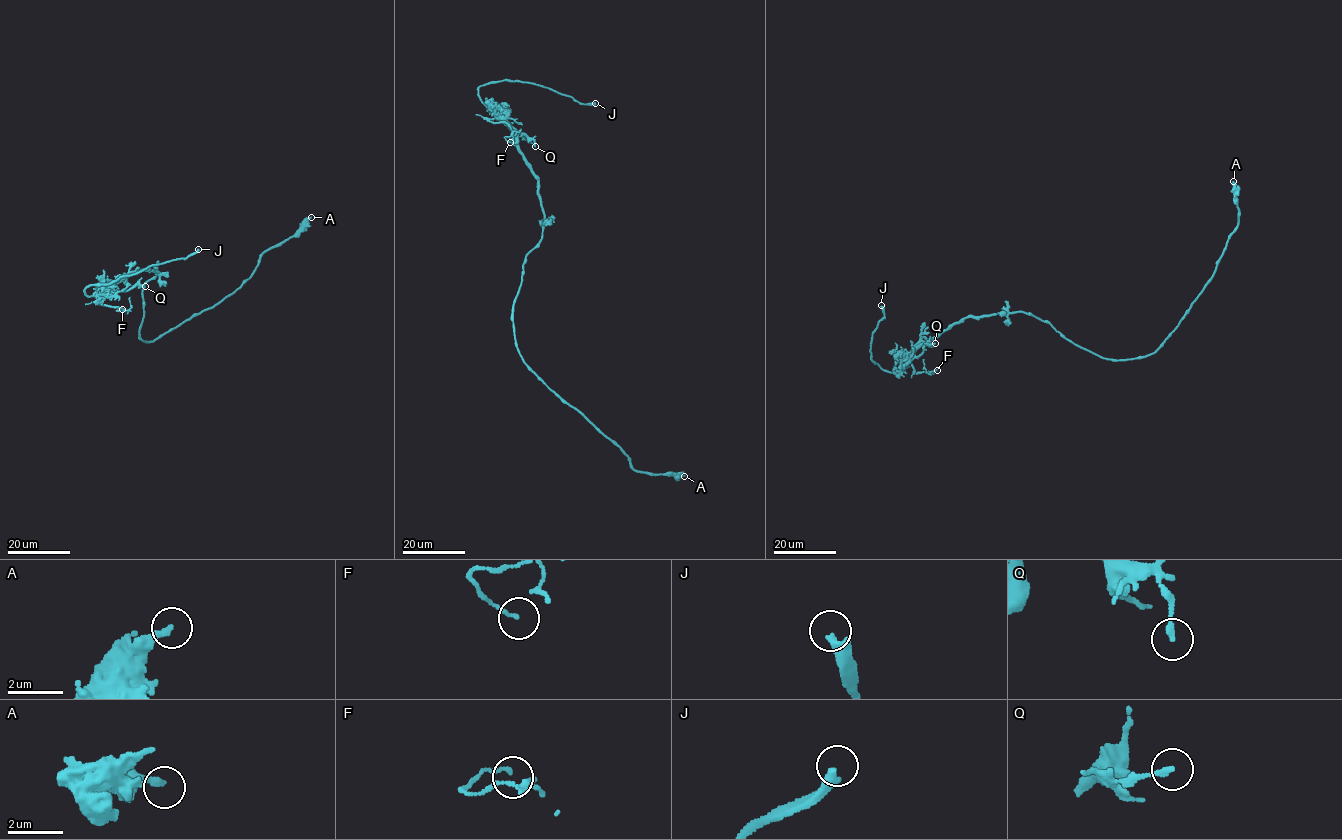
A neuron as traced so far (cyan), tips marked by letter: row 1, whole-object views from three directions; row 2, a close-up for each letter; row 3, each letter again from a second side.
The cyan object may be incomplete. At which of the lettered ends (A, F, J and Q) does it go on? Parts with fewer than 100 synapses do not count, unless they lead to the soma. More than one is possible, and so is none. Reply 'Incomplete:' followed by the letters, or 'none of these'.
Incomplete: J

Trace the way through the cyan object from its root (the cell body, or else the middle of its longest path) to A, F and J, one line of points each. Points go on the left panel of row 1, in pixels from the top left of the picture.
A: (142, 295), (139, 333), (150, 342), (232, 293), (250, 276), (260, 255), (292, 237), (311, 217)
F: (142, 295), (145, 283), (157, 273), (149, 267), (105, 289), (98, 303), (124, 310), (117, 311), (122, 309)
J: (142, 295), (145, 283), (157, 273), (149, 267), (93, 295), (85, 290), (187, 258), (198, 249)

